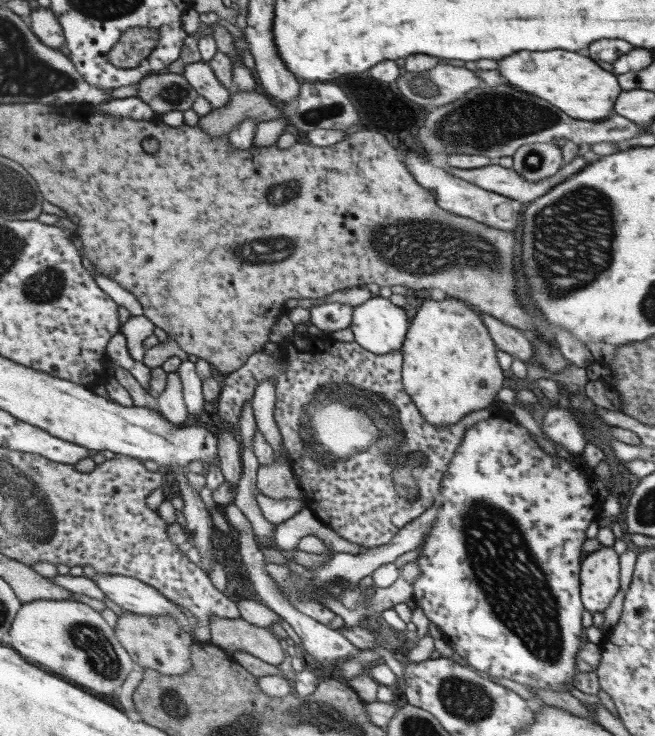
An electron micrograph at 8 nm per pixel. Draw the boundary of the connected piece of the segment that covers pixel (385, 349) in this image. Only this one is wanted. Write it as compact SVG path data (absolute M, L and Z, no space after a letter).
M372 297L356 307L353 324L350 329L354 333L355 342L362 345L367 351L374 352L379 356L401 351L406 344L411 322L407 312L399 306L395 306L389 298Z

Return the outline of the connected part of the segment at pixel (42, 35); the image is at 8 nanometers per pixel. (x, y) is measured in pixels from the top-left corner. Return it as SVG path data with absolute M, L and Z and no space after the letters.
M38 6L31 11L29 16L29 24L33 32L41 39L47 46L51 48L61 48L65 46L66 36L61 26L61 22L57 20L52 8L43 8Z

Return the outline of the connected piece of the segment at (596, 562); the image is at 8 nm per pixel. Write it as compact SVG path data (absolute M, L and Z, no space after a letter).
M611 547L583 558L583 608L603 612L619 588L618 556Z

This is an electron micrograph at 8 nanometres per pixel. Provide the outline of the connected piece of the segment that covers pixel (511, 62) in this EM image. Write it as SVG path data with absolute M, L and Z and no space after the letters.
M551 50L551 52L519 52L515 56L503 58L499 62L502 78L507 78L515 87L531 92L543 100L563 109L575 120L601 122L614 114L615 99L622 90L617 85L613 73L599 68L595 61L581 53L568 50Z

